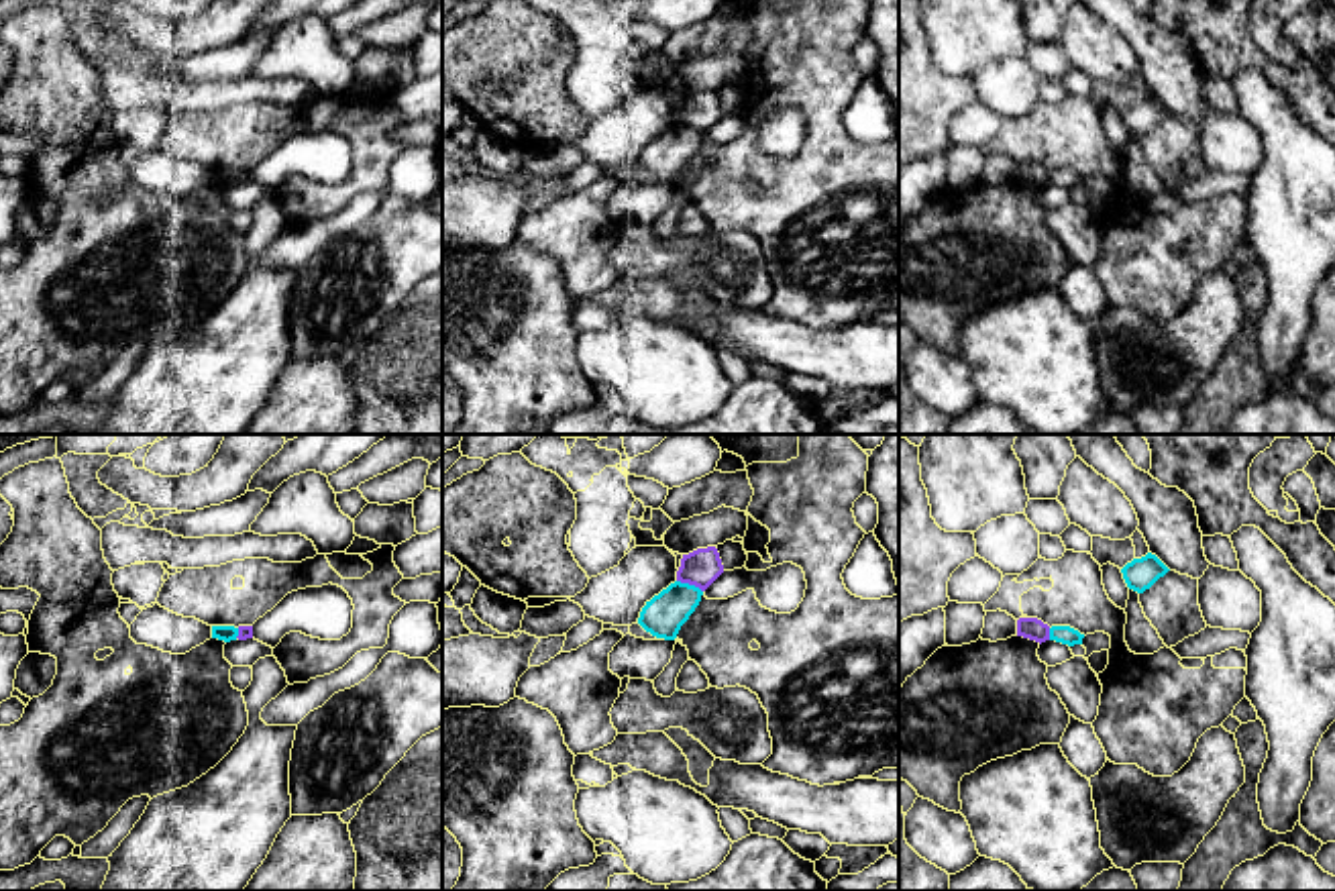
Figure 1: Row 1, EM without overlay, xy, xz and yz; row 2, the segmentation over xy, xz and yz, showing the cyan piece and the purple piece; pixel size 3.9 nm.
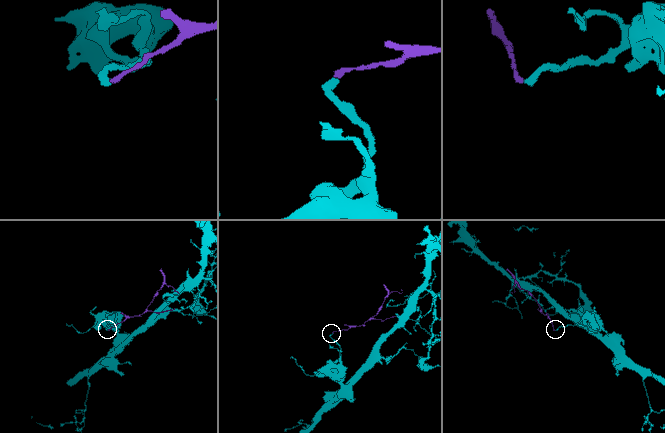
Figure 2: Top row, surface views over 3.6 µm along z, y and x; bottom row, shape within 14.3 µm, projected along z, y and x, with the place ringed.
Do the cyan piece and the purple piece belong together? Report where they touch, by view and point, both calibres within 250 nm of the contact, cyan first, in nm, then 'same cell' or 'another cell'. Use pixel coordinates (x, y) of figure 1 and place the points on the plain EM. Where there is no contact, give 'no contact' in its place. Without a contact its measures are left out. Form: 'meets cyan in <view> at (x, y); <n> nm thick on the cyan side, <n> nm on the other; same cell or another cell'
meets cyan in xz at (689, 129); 160 nm thick on the cyan side, 150 nm on the other; another cell

